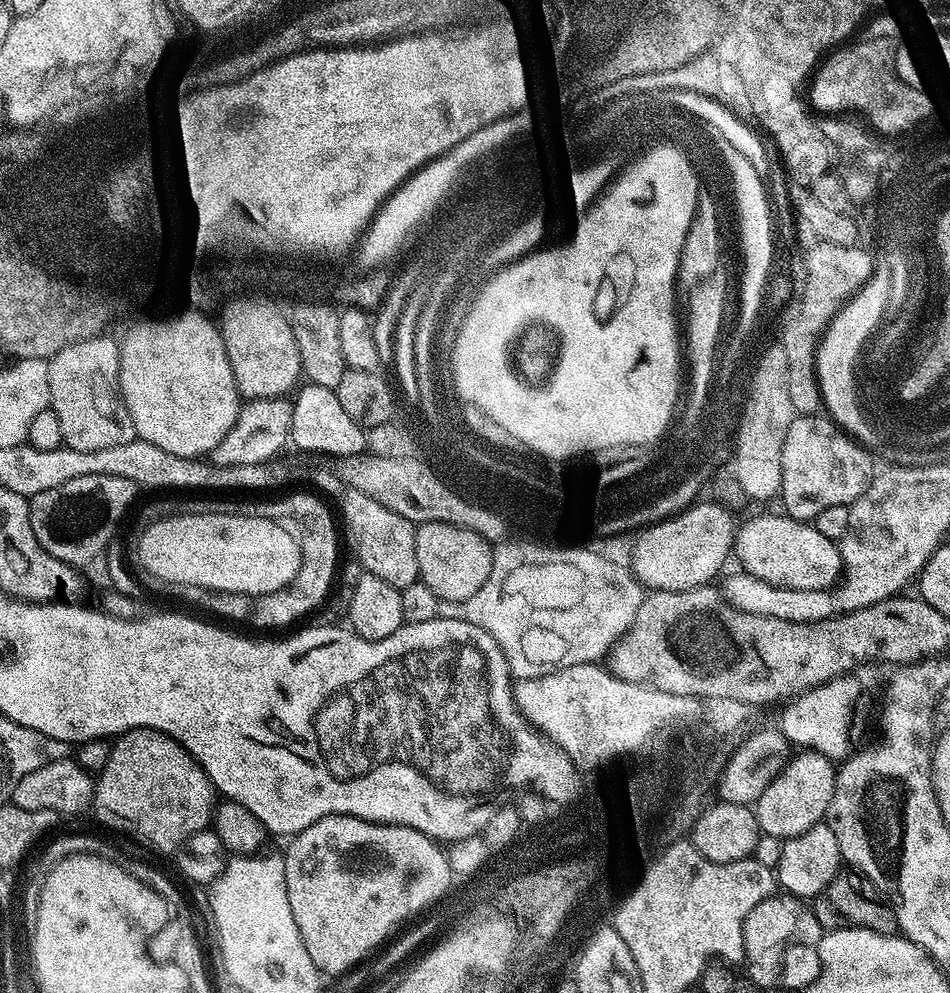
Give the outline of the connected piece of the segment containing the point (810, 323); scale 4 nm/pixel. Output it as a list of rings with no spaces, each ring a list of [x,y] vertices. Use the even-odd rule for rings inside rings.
[[[829,244],[827,247],[816,248],[816,252],[812,253],[806,288],[794,304],[796,313],[788,321],[786,319],[783,321],[783,331],[779,333],[779,351],[789,360],[788,392],[796,416],[815,416],[821,411],[822,397],[820,379],[816,376],[816,350],[820,347],[820,341],[824,339],[824,333],[835,316],[843,310],[844,305],[856,295],[856,291],[861,286],[869,283],[873,265],[874,257],[871,253],[851,248],[851,246]]]

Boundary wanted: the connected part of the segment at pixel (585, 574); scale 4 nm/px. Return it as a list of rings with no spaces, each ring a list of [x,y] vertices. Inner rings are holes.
[[[500,542],[495,545],[492,553],[492,565],[490,566],[490,578],[472,597],[466,598],[466,602],[446,602],[442,600],[438,606],[438,617],[454,618],[462,622],[470,622],[470,626],[478,626],[498,642],[498,646],[506,654],[508,665],[516,680],[533,680],[539,676],[545,676],[551,672],[562,670],[566,666],[578,666],[579,664],[594,664],[604,659],[611,653],[616,644],[623,639],[630,630],[634,618],[638,614],[638,608],[642,606],[646,595],[645,589],[639,580],[632,575],[627,567],[615,564],[612,560],[607,560],[604,556],[599,556],[596,552],[591,552],[588,548],[566,548],[570,546],[558,546],[562,548],[547,548],[544,544],[506,544]]]

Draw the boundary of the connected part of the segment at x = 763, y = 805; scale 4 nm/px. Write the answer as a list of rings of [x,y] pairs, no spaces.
[[[797,751],[756,799],[754,811],[761,833],[785,841],[798,834],[806,834],[810,826],[821,823],[827,817],[828,807],[834,798],[837,771],[837,765],[820,752]]]

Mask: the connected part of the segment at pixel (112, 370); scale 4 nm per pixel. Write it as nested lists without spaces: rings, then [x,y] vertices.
[[[108,334],[74,342],[74,346],[66,346],[66,350],[62,350],[48,361],[48,373],[50,374],[50,407],[54,410],[54,414],[58,414],[64,447],[94,451],[137,439],[136,427],[126,410],[124,398],[120,395],[120,344],[112,341]]]

